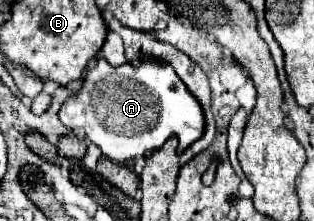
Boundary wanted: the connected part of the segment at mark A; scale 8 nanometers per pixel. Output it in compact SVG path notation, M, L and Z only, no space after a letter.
M103 57L97 59L87 71L81 91L63 103L59 119L65 127L81 131L115 163L125 163L157 151L169 137L179 139L179 153L183 153L205 133L201 103L177 77L173 67L155 59L141 59L119 67L109 65Z

